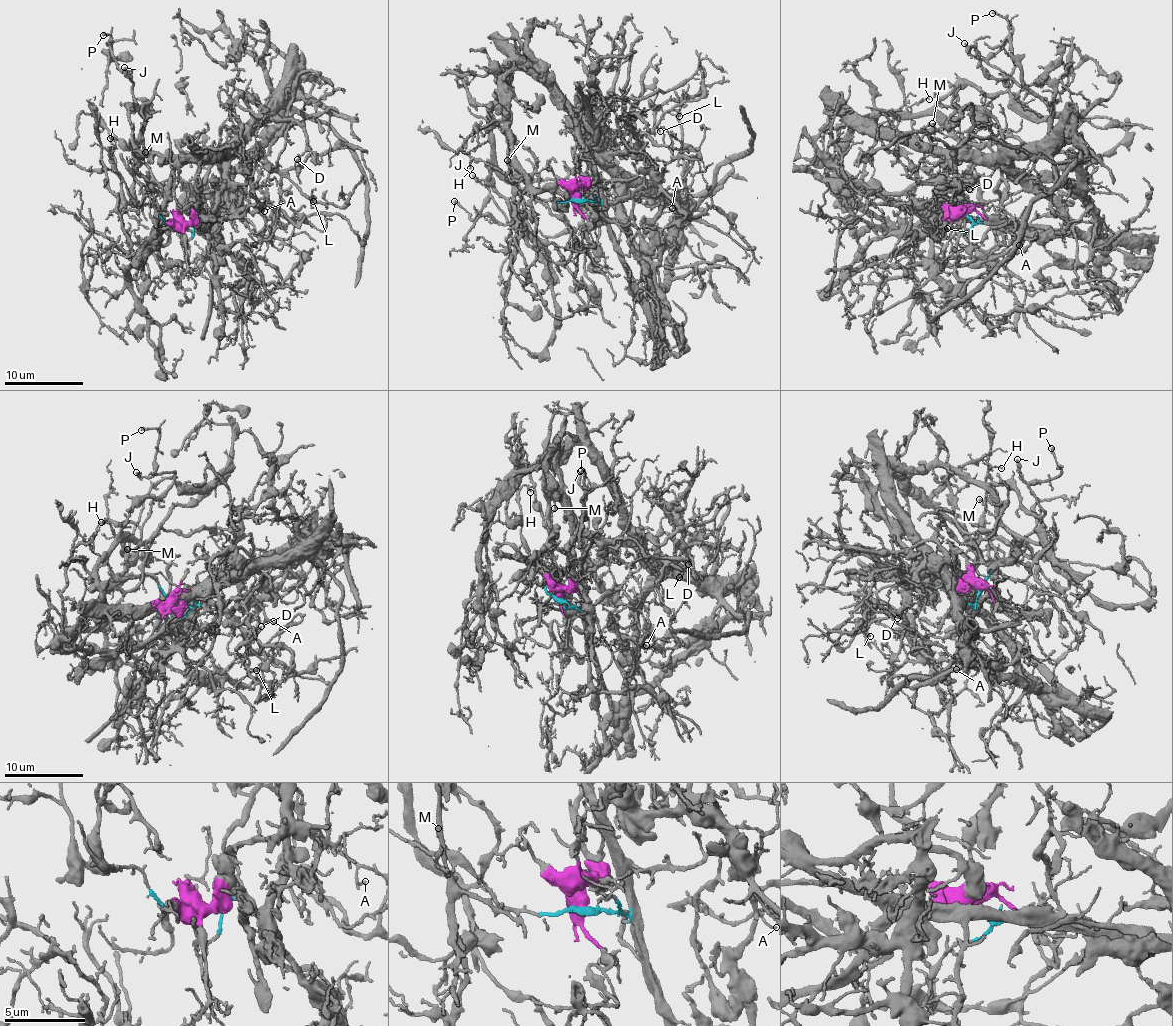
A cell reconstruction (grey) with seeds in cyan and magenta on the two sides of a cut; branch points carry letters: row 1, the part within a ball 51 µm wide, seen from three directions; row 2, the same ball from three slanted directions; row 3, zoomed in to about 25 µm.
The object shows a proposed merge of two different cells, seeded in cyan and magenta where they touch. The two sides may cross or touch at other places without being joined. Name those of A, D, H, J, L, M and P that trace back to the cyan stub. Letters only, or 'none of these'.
A, H

